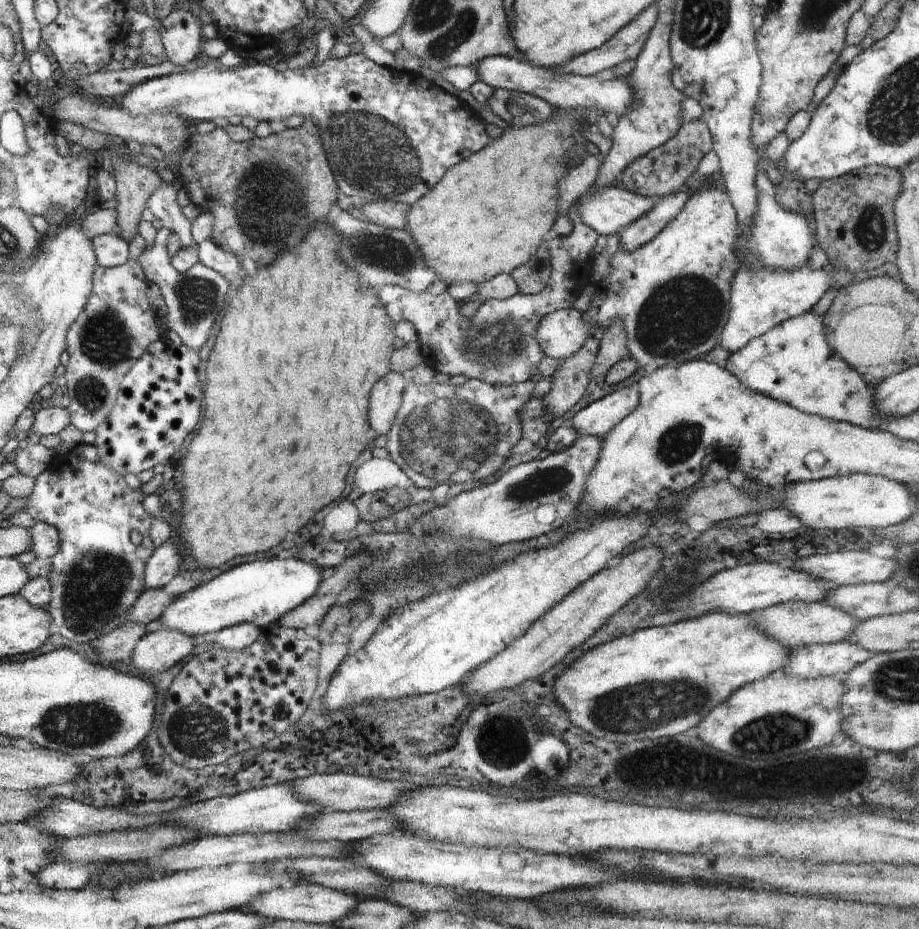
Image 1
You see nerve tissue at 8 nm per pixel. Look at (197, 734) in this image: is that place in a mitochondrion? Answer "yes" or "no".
yes

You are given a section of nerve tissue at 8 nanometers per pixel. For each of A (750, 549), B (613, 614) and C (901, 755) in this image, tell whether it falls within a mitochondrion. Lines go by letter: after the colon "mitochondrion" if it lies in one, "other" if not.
A: other
B: other
C: other

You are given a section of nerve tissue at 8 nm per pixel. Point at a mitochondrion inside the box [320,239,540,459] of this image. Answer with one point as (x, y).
(496, 343)

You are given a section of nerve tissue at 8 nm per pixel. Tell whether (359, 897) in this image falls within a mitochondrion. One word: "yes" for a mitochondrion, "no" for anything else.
no

